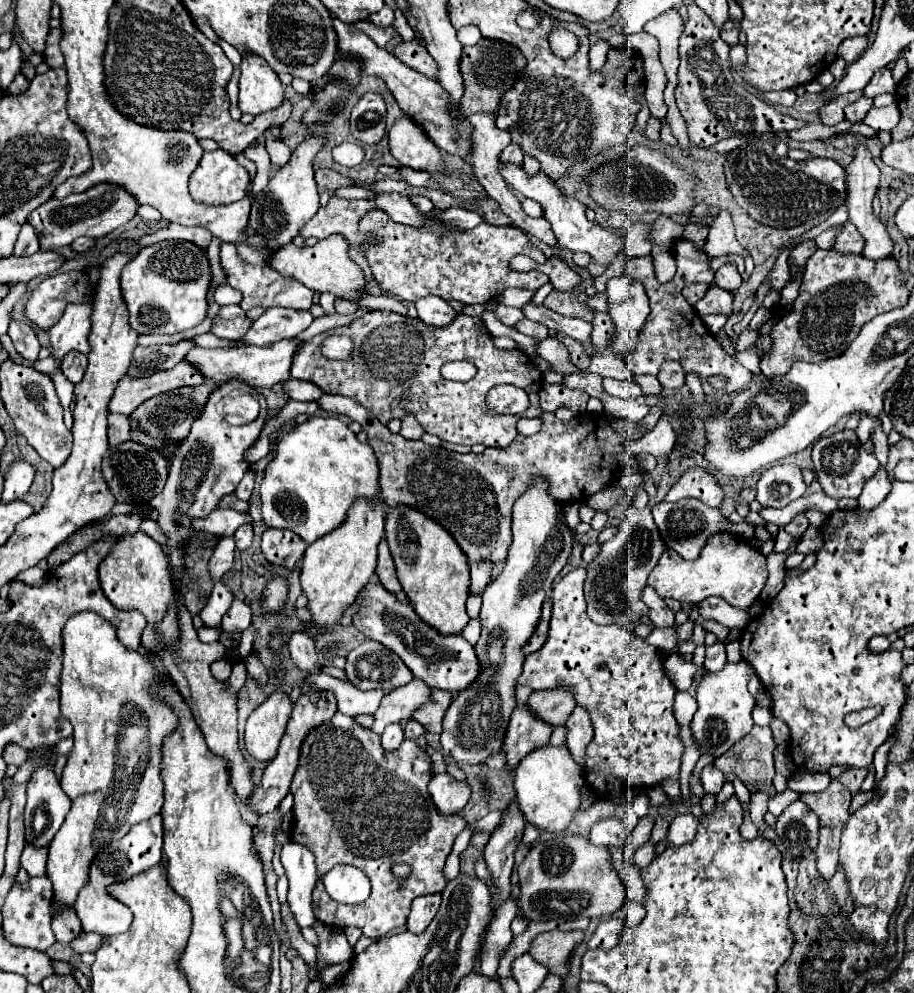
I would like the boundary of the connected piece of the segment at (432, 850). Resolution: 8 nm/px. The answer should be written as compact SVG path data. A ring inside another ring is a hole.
M337 712L331 720L313 728L307 734L299 752L299 768L291 784L295 804L289 838L301 846L307 846L315 854L319 878L323 878L323 874L329 872L335 864L353 864L371 880L371 896L357 906L345 906L335 902L325 892L323 882L317 882L313 890L313 912L319 922L335 928L357 926L367 938L377 940L383 938L387 932L405 926L413 898L443 892L447 884L443 878L445 858L449 856L455 838L463 832L465 822L459 816L439 816L435 812L435 806L431 804L431 796L427 792L429 780L429 758L417 748L413 740L405 740L397 750L389 752L387 760L387 752L381 746L381 736L377 736L369 728L359 726L351 716L343 716L341 712ZM393 862L411 864L417 874L411 874L409 880L399 882L391 874Z

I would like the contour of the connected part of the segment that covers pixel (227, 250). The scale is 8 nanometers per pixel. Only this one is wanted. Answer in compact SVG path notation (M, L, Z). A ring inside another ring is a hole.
M221 244L219 262L227 274L227 284L231 284L239 292L243 292L243 300L239 304L243 310L251 310L255 306L265 306L265 308L283 306L283 308L295 308L295 310L309 310L311 308L313 292L307 286L299 284L297 280L285 280L277 272L271 272L271 268L267 268L267 266L261 268L261 266L253 266L253 264L241 260L241 256L233 244Z

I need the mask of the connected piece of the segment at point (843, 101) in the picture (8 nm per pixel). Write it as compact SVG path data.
M851 92L851 94L847 94L847 96L839 96L839 100L831 100L831 104L825 104L825 106L819 110L821 122L827 124L827 126L839 124L839 122L845 118L845 116L843 116L843 108L849 106L849 104L853 104L855 100L859 100L861 94L863 94L863 92L855 92L855 94Z

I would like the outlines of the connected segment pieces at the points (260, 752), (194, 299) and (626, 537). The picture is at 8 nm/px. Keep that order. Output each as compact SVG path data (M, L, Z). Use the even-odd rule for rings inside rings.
M277 690L247 718L245 748L257 762L269 764L275 758L291 708L293 704L287 700L287 694Z
M163 240L143 248L121 272L121 292L129 308L129 324L137 334L179 334L205 320L207 314L207 288L209 288L209 262L207 254L195 244L183 240Z
M629 502L617 534L609 542L601 544L599 556L591 564L587 564L587 616L595 624L637 624L639 618L647 614L647 606L641 600L641 590L645 588L647 576L655 568L663 550L667 550L667 546L659 538L651 510L639 510L633 502Z

